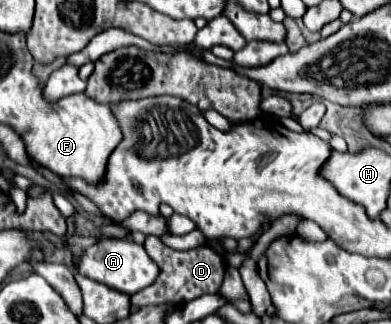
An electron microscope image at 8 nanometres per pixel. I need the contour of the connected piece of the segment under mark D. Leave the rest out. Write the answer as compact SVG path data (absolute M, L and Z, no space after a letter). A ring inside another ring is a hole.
M146 237L144 249L152 257L152 261L158 265L160 275L150 287L146 287L144 291L130 297L132 305L144 307L144 305L160 305L160 303L168 303L168 301L170 303L180 303L180 301L186 303L200 295L216 293L224 279L224 269L226 269L224 259L208 245L200 245L190 251L174 251L174 249L166 247L158 237Z

